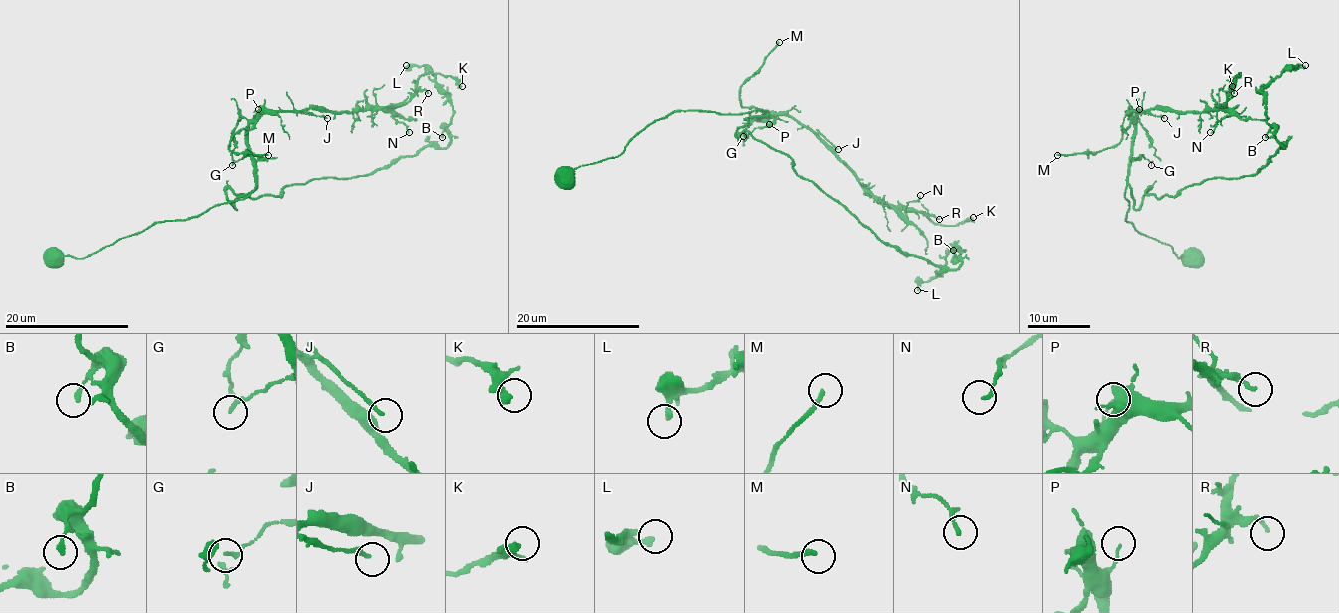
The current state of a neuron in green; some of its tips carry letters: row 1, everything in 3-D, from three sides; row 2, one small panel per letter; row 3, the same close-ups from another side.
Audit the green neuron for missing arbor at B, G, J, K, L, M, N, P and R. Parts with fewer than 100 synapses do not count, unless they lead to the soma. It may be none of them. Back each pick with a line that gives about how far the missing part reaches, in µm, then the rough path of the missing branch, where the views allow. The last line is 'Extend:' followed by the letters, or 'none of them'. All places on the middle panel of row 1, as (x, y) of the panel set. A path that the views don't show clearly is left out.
Extend: none of them

